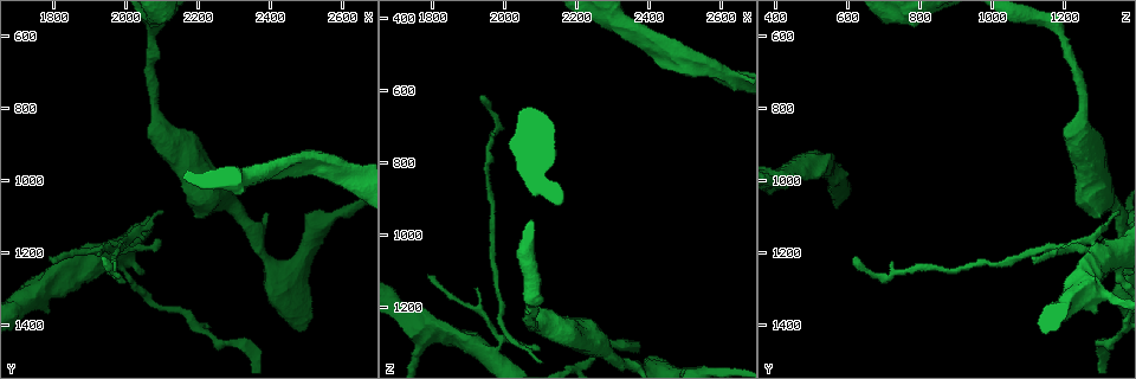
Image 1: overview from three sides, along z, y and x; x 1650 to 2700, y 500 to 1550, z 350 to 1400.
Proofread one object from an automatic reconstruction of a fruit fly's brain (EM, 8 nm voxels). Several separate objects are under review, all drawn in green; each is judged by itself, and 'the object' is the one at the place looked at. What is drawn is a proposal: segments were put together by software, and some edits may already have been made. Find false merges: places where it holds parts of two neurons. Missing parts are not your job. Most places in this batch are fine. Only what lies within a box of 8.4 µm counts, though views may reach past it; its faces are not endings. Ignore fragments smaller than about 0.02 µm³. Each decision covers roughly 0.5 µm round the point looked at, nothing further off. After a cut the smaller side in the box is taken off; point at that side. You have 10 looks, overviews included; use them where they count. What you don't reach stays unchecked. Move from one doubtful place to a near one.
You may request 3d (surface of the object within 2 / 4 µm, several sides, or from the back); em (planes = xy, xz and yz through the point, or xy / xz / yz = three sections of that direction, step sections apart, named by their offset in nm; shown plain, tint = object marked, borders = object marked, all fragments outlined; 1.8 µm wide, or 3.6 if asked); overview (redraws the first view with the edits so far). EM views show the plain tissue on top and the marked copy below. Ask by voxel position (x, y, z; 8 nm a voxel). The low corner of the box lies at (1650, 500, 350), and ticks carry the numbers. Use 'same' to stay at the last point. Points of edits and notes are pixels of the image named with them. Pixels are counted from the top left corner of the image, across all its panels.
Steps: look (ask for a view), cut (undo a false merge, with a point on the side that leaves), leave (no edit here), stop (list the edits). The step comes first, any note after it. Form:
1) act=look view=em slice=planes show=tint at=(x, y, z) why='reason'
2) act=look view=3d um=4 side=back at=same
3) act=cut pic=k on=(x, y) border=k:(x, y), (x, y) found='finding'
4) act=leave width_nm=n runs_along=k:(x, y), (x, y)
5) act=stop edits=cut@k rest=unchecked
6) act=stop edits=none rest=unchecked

act=look view=em slice=planes show=borders at=(2405, 965, 460) why='branch point'

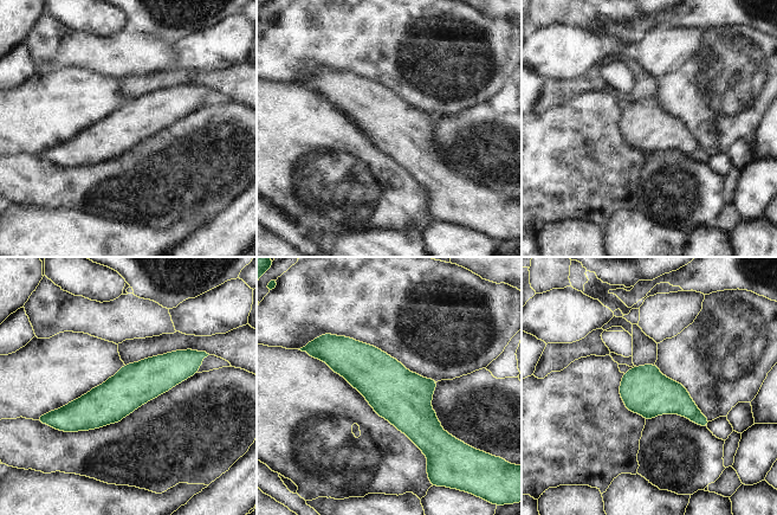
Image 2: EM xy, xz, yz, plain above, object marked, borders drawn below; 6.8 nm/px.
act=leave width_nm=300 runs_along=2:(190, 365), (84, 414), (58, 414) found='one neuron here'

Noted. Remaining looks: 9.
act=look view=em um=3.6 slice=planes show=borders at=(2255, 1040, 1310) why='calibre changes'

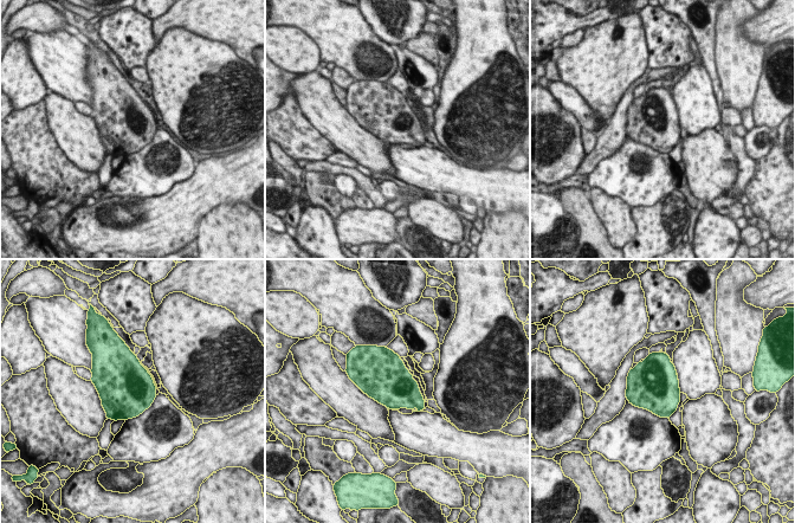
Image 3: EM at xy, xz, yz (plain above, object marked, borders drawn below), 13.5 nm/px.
act=leave found='one neuron here'

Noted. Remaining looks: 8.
act=look view=em um=3.6 slice=xz step=4 show=tint at=(2100, 860, 1240) why='thick turns thin'

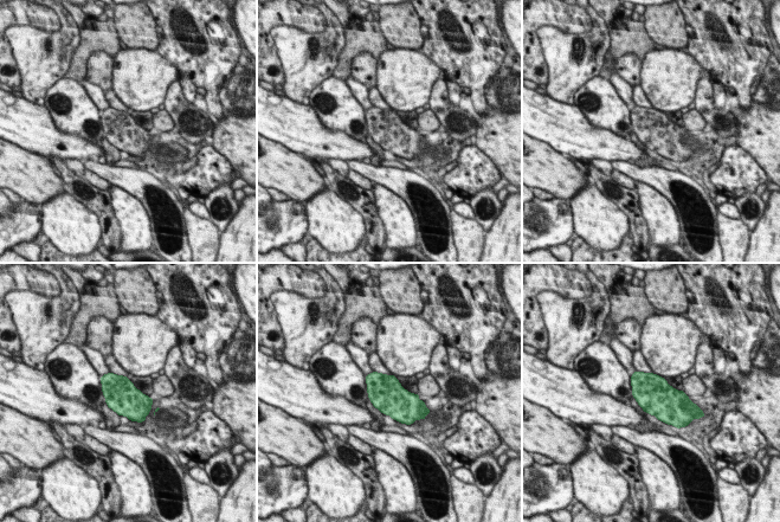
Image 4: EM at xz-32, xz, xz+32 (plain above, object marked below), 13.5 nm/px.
act=look view=em um=3.6 slice=planes show=tint at=same

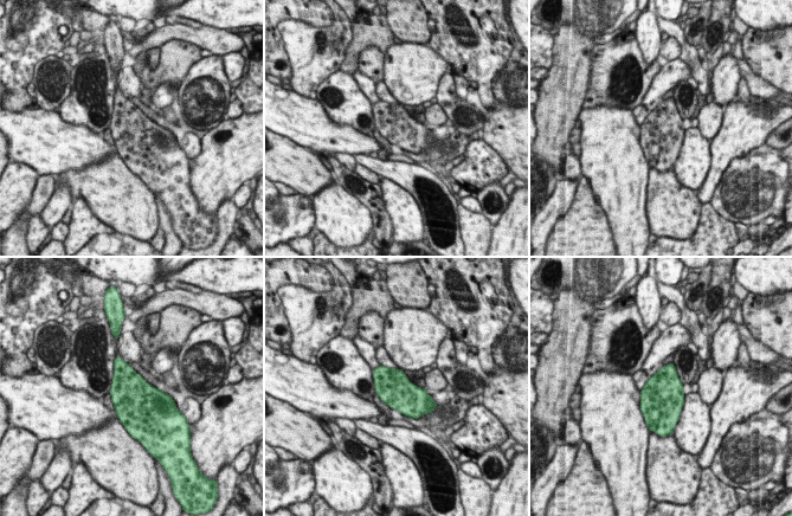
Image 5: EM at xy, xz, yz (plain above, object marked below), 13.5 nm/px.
act=leave found='all the same neuron'

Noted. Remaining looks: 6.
act=look view=em um=3.6 slice=planes show=tint at=(1775, 1310, 1290) why='sudden change in width'

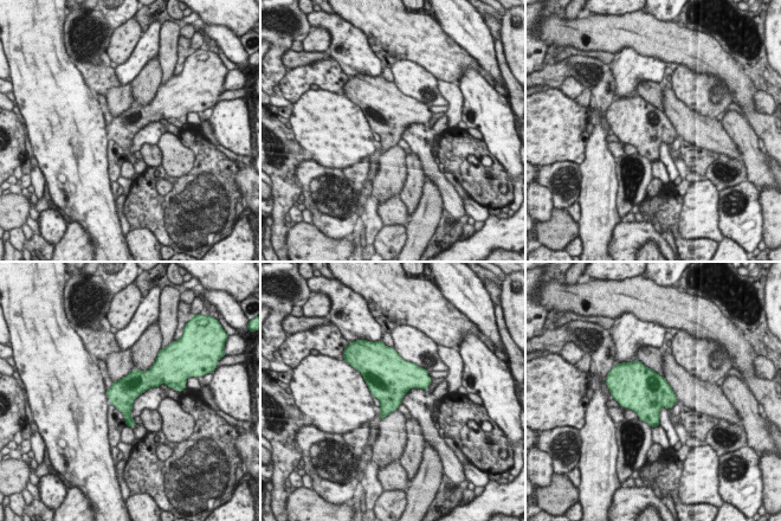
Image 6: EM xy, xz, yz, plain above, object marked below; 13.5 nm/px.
act=leave width_nm=380 found='all the same neuron'

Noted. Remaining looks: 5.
act=stop edits=none rest=unchecked

